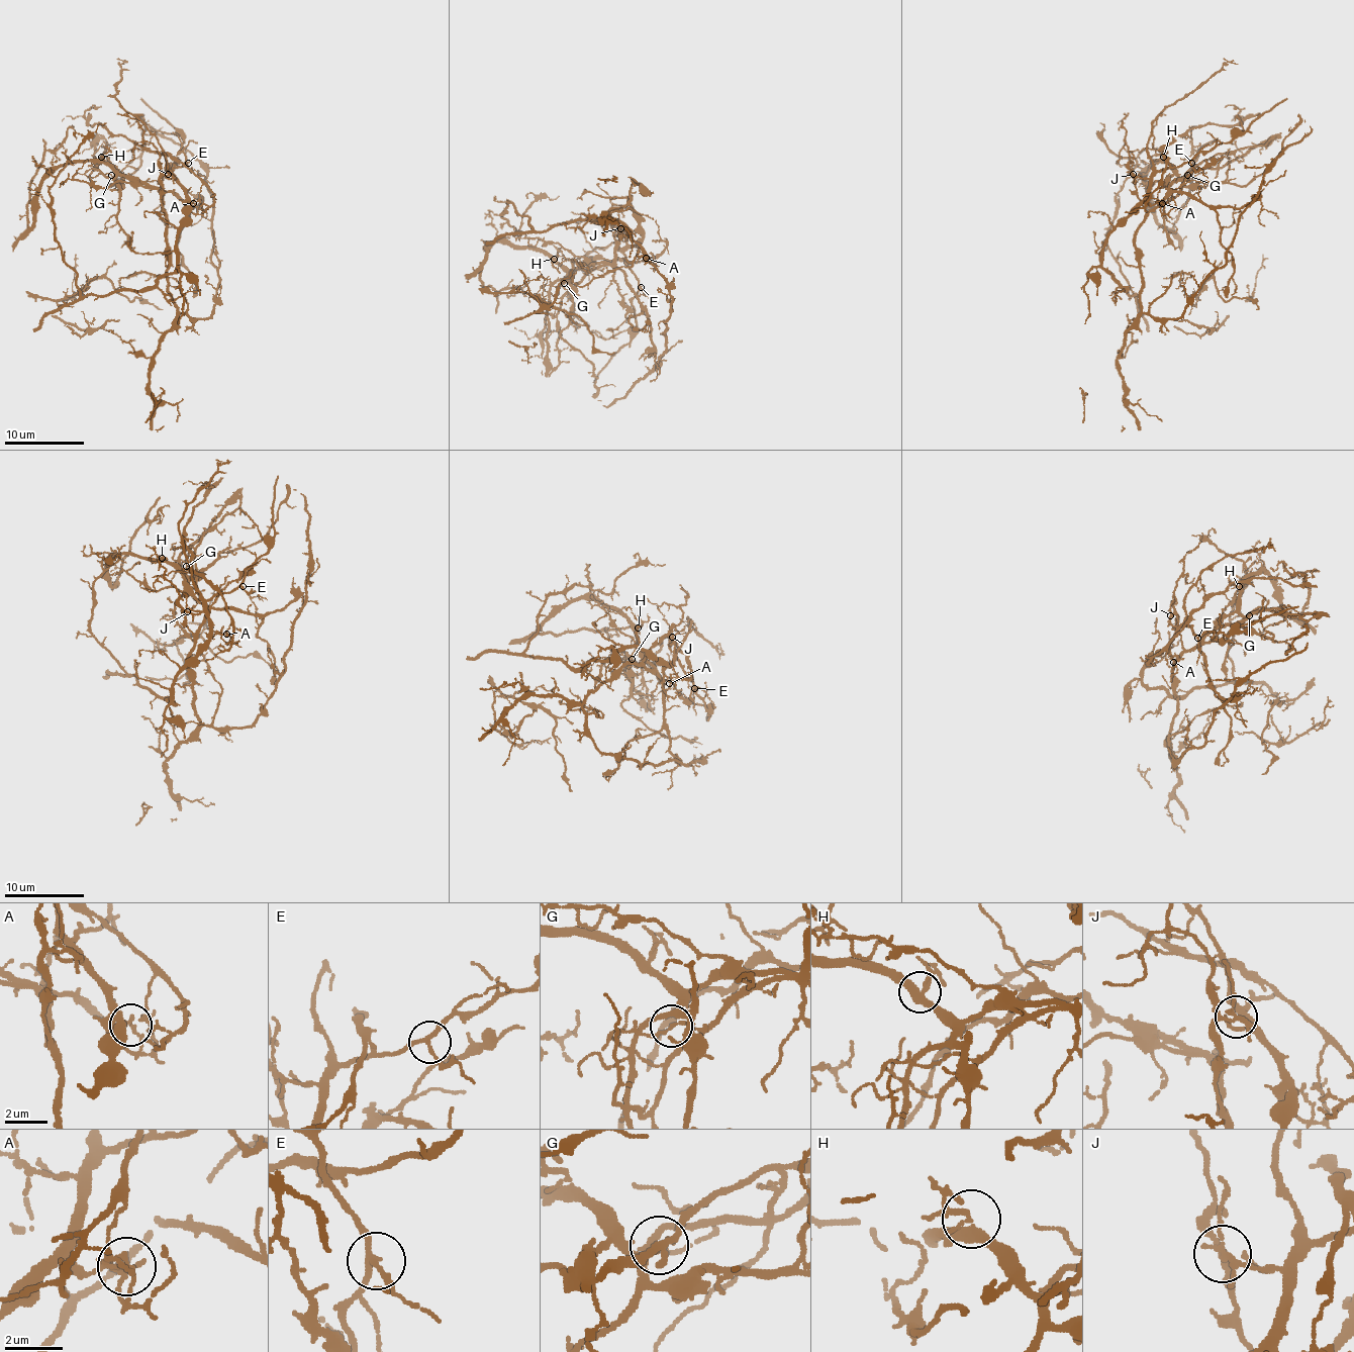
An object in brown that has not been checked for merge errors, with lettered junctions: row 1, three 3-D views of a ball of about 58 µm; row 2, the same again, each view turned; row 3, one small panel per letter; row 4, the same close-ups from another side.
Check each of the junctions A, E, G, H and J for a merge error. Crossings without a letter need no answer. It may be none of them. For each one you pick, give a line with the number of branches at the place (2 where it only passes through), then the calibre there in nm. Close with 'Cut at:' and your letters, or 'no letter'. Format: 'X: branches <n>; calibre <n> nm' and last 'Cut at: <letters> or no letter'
A: branches 3; calibre 100 nm
G: branches 4; calibre 100 nm
J: branches 5; calibre 180 nm
Cut at: A, G, J

